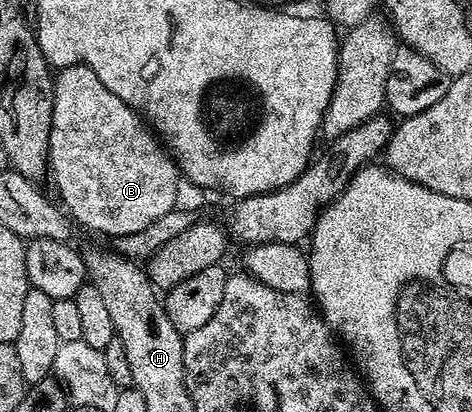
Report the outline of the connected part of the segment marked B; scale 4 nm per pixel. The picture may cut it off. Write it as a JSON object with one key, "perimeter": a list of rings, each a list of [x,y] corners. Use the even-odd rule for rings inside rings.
{"perimeter":[[[65,64],[65,69],[54,77],[54,115],[48,144],[48,173],[60,192],[59,200],[63,208],[77,226],[85,225],[96,233],[108,233],[109,238],[130,235],[130,231],[139,231],[141,227],[154,223],[154,219],[162,219],[166,211],[175,209],[174,195],[178,192],[182,174],[159,136],[135,109],[122,103],[114,91],[106,88],[89,65],[72,64],[76,65]]]}

